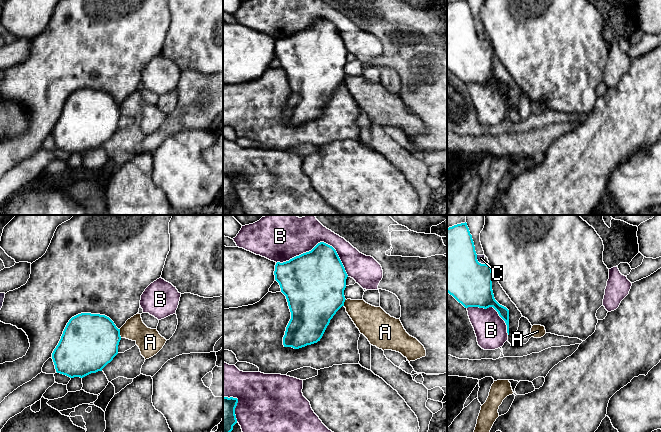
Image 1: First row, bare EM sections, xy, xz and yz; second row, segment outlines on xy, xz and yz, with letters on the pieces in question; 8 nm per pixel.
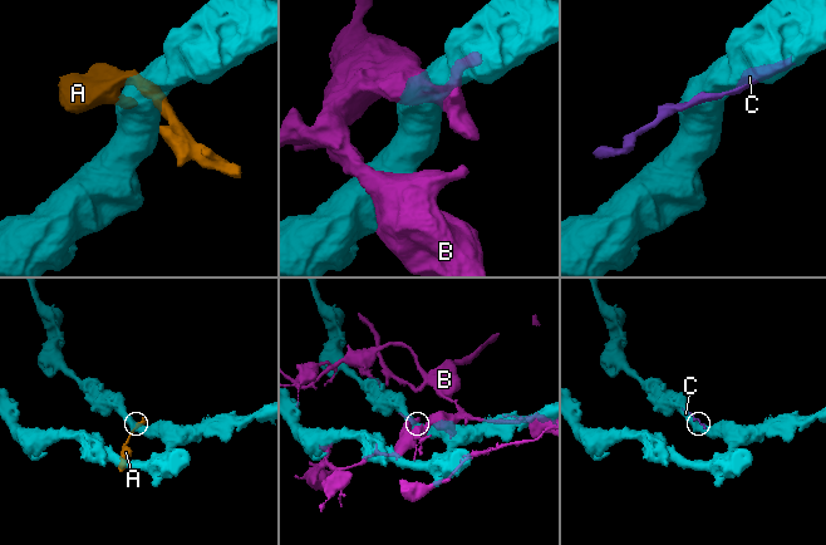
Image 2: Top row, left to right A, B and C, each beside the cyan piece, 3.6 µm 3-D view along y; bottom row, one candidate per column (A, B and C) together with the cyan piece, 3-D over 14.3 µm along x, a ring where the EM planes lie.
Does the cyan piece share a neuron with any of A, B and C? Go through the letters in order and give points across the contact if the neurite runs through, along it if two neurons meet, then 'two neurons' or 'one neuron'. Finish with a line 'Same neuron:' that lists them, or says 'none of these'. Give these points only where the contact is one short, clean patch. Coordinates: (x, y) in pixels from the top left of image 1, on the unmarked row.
A: along xy (119, 105), (121, 113) | two neurons
B: two neurons
C: two neurons
Same neuron: none of these

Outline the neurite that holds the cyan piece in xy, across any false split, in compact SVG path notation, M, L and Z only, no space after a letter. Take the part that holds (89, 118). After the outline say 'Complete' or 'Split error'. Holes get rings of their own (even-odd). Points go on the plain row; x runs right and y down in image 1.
M81 89L67 99L52 129L57 149L83 154L102 147L118 130L120 105L105 91Z. Complete

